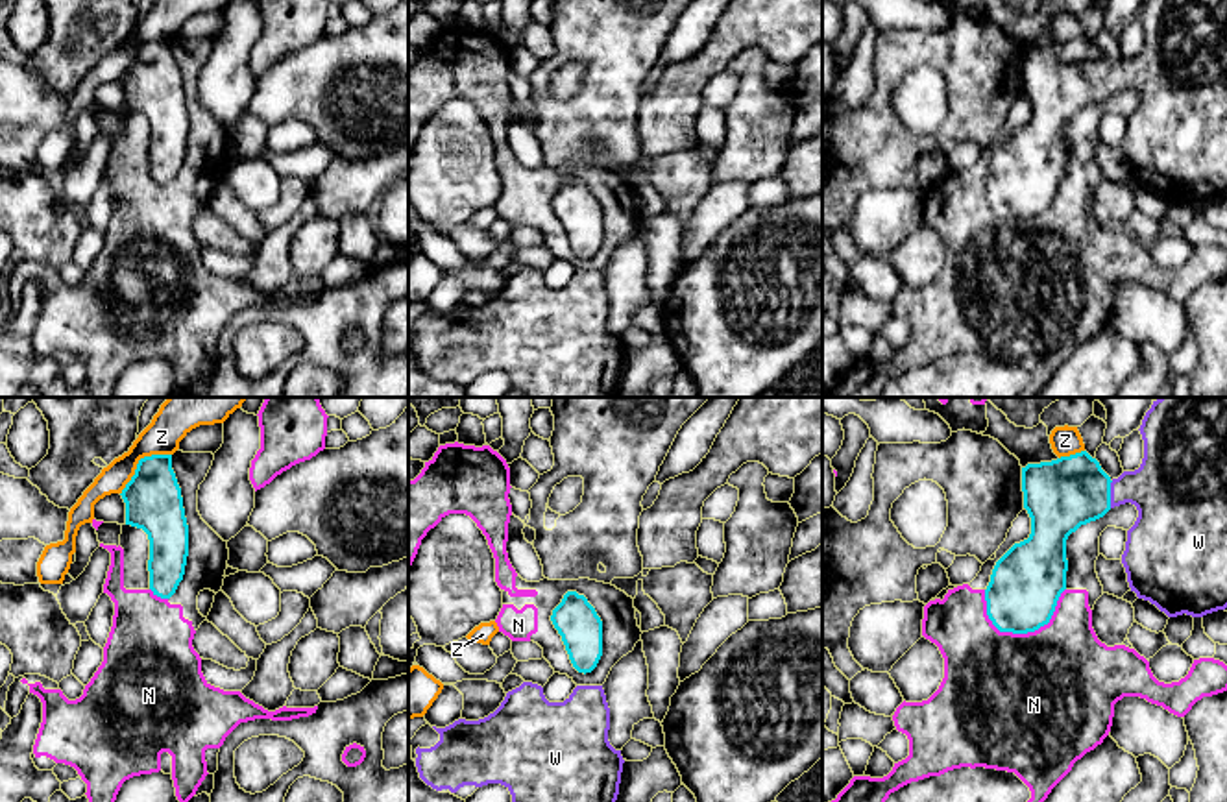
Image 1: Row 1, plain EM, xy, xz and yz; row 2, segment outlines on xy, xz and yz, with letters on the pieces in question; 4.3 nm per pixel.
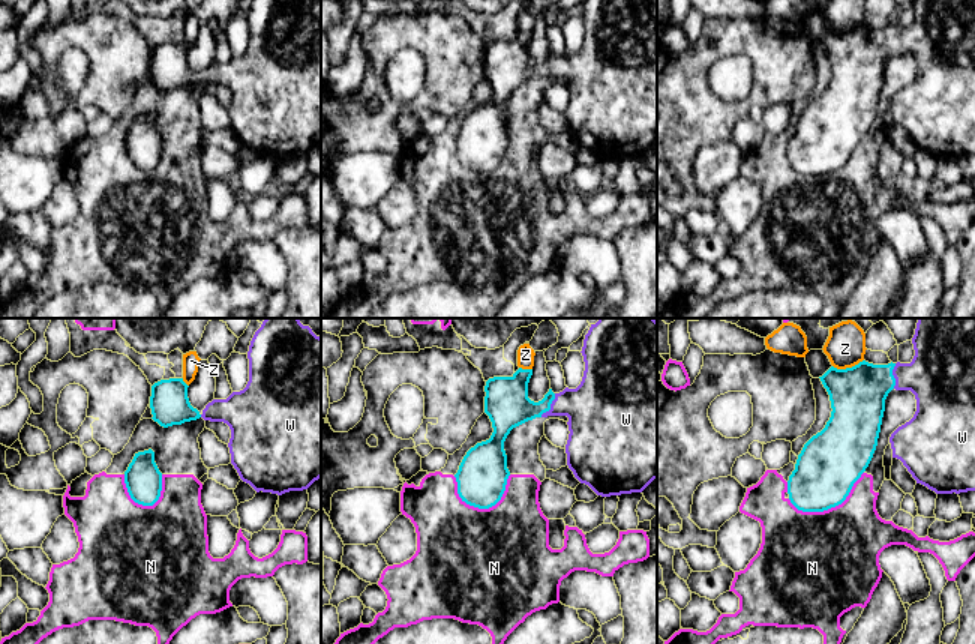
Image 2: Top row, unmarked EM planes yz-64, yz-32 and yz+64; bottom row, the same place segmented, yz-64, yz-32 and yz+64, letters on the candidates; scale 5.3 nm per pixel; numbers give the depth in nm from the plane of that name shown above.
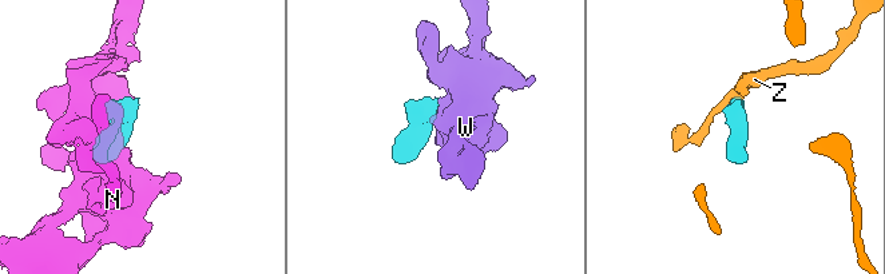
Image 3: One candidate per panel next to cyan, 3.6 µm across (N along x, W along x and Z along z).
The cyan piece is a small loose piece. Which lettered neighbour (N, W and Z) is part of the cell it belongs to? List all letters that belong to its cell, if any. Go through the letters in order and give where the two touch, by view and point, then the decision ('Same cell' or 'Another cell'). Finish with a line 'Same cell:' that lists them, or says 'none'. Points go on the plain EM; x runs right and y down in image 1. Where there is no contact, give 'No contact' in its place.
N: Touches cyan at yz (1032, 217). Another cell
W: Touches cyan at yz (1109, 80). Same cell
Z: Touches cyan at xy (139, 48). Another cell
Same cell: W

